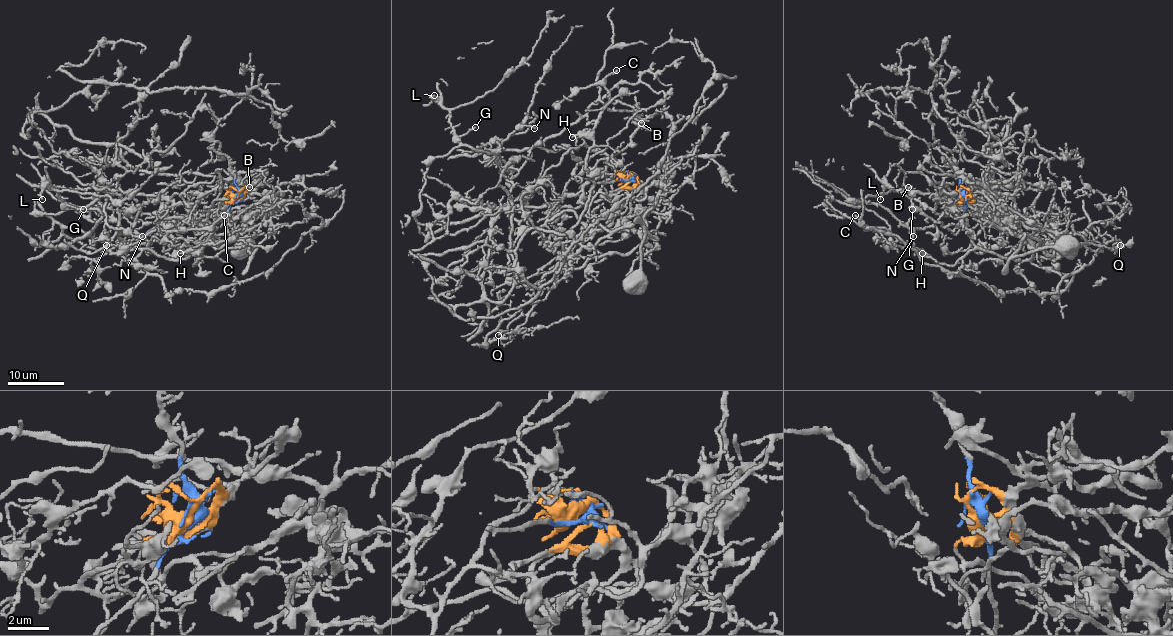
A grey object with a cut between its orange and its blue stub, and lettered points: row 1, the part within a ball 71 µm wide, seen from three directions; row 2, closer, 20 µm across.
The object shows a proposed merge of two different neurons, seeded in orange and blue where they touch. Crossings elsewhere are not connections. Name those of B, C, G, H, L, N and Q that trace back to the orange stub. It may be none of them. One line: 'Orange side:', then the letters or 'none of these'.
Orange side: B, Q

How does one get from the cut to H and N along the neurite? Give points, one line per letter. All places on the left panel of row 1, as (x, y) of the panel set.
H: (238, 195), (229, 210), (200, 239), (202, 253), (193, 265), (202, 254), (179, 253)
N: (238, 195), (185, 258), (123, 244), (120, 196), (110, 195), (106, 223), (143, 236)

